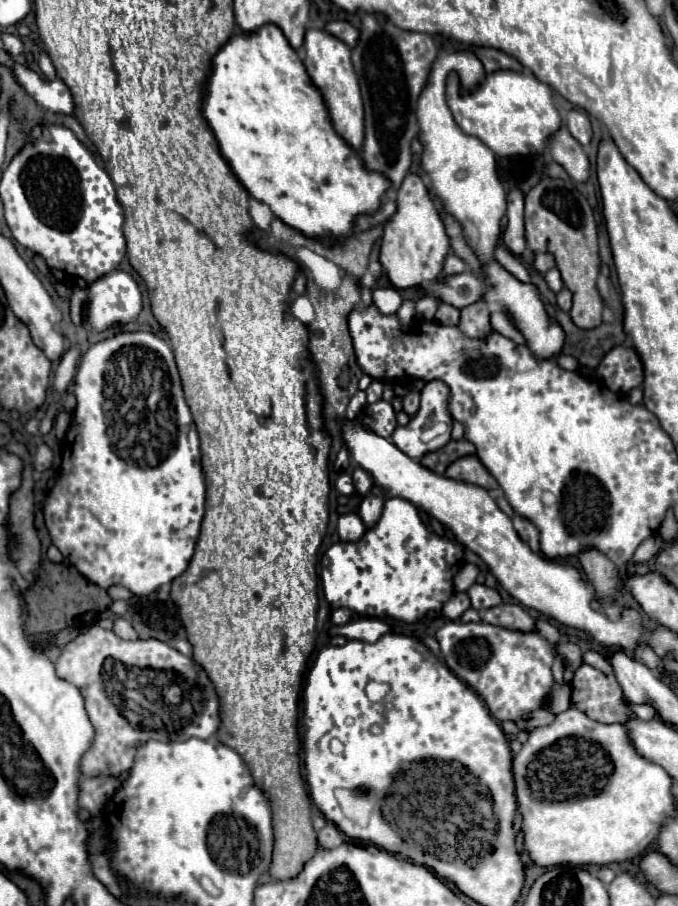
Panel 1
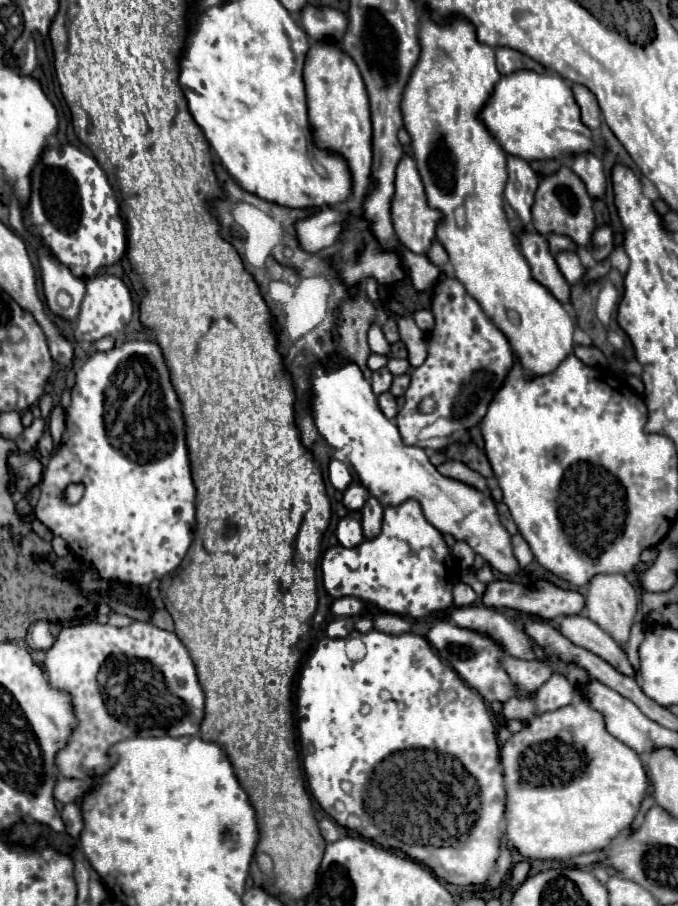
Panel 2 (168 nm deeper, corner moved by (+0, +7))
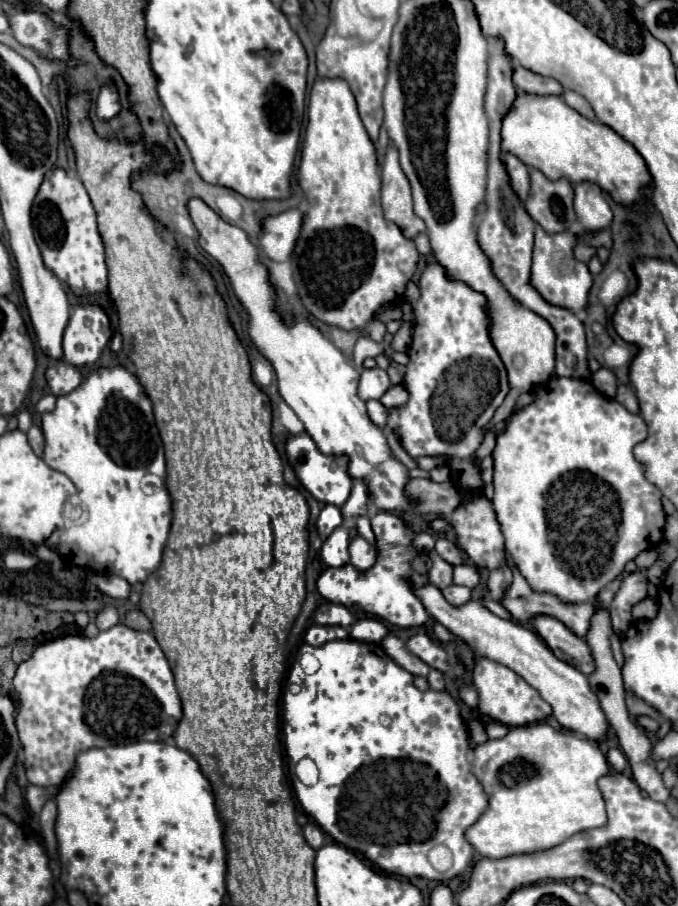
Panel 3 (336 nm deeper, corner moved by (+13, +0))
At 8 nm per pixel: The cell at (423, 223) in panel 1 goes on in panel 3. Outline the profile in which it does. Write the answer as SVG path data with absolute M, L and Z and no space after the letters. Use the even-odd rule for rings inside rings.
M388 145L382 163L382 209L384 217L396 223L408 239L414 239L426 229L424 221L412 211L412 189L408 177L400 169L394 145Z

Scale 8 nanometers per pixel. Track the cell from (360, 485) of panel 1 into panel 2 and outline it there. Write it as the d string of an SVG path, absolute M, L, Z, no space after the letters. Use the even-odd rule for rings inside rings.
M353 482L349 484L349 488L345 490L345 496L343 496L343 504L347 510L361 510L365 500L367 500L369 492L365 492L365 486L359 484L359 482Z

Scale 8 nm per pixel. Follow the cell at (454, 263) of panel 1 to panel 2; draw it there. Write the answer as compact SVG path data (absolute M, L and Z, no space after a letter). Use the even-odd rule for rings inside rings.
M433 242L433 246L429 248L427 256L429 256L429 260L431 260L433 264L437 264L437 266L447 266L447 262L449 262L449 256L447 256L445 248L443 248L439 242Z

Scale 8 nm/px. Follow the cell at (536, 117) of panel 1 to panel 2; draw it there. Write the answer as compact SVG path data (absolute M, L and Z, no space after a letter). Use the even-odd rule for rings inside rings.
M517 70L509 76L501 76L501 80L495 84L487 104L479 112L479 120L487 126L487 130L493 134L493 138L499 142L499 146L517 158L523 160L549 160L559 156L573 156L581 152L591 152L591 130L585 128L579 120L579 106L575 104L571 86L555 72L533 72L533 70Z

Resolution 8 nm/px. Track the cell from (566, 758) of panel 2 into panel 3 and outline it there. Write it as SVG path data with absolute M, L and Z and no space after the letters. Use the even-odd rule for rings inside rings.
M534 723L528 727L512 727L506 737L490 739L482 745L476 745L470 753L470 759L472 773L476 775L488 797L488 809L474 825L466 829L466 839L482 857L502 859L508 855L550 849L560 845L574 833L602 827L606 823L604 799L596 781L606 775L610 767L598 745L588 739L558 733L548 723Z

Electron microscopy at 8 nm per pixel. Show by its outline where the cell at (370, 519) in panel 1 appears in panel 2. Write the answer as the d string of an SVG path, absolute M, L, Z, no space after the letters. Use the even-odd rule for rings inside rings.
M369 496L369 500L365 502L365 506L361 510L361 524L363 524L365 538L373 538L373 536L377 536L377 532L381 532L381 516L383 516L381 502L373 500L373 496Z

